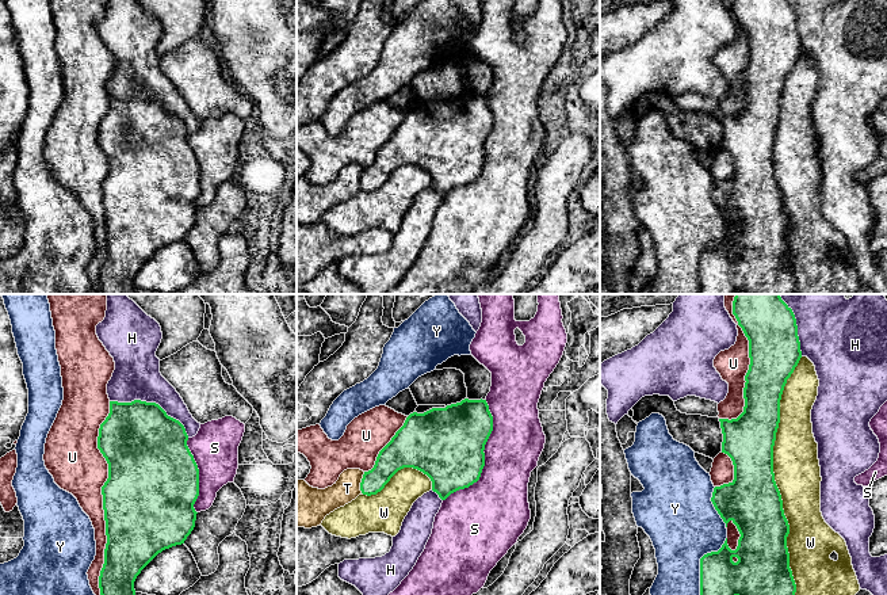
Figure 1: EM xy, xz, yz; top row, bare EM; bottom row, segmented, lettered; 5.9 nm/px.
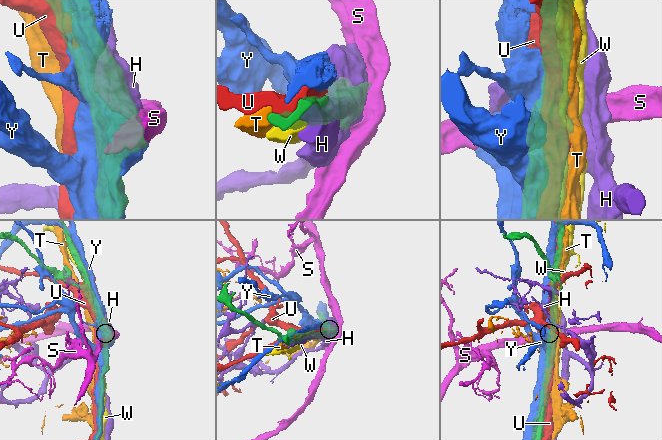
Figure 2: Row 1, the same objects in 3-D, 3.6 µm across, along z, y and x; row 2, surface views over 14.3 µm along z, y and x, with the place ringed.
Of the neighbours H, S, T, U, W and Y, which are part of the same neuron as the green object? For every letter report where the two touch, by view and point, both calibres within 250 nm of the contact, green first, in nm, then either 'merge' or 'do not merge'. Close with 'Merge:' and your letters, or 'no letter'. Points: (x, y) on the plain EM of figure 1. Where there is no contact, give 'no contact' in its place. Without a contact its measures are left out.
H: meets green in xy at (152, 99); 460 nm thick on the green side, 280 nm on the other; do not merge
S: meets green in xz at (484, 153); 440 nm thick on the green side, 320 nm on the other; do not merge
T: meets green in xz at (360, 179); 170 nm thick on the green side, 160 nm on the other; do not merge
U: meets green in xy at (103, 195); 500 nm thick on the green side, 320 nm on the other; do not merge
W: meets green in yz at (773, 174); 340 nm thick on the green side, 280 nm on the other; do not merge
Y: meets green in yz at (700, 259); 260 nm thick on the green side, 420 nm on the other; do not merge
Merge: no letter

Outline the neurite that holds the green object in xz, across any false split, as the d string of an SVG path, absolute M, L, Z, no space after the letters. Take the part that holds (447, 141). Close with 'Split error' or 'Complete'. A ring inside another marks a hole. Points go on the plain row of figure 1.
M469 96L451 102L418 102L391 137L379 148L375 161L364 168L360 187L371 192L381 188L390 175L404 164L427 171L432 187L446 197L451 190L469 184L481 173L485 163L485 141L493 127L493 112L486 96Z. Split error

